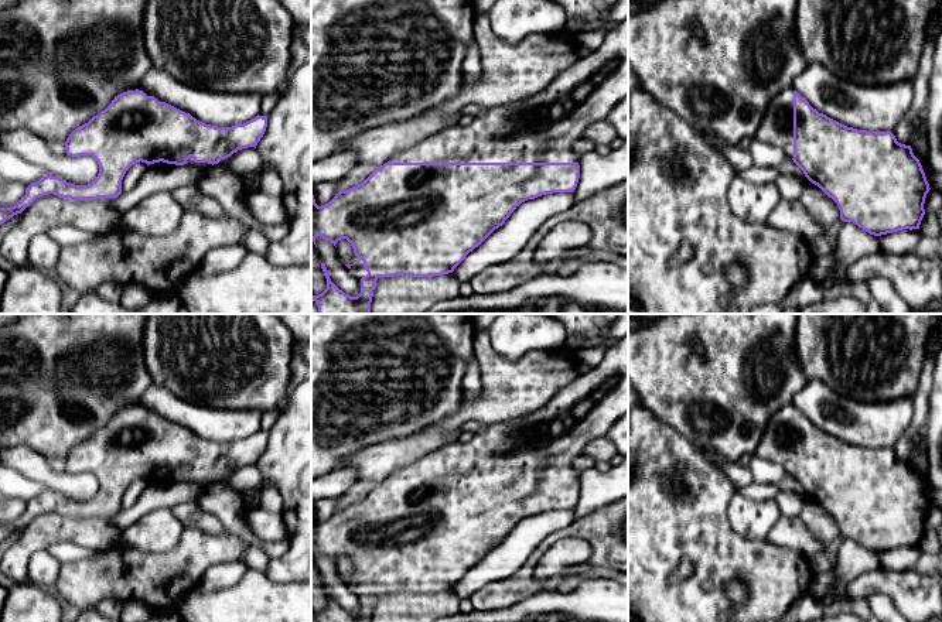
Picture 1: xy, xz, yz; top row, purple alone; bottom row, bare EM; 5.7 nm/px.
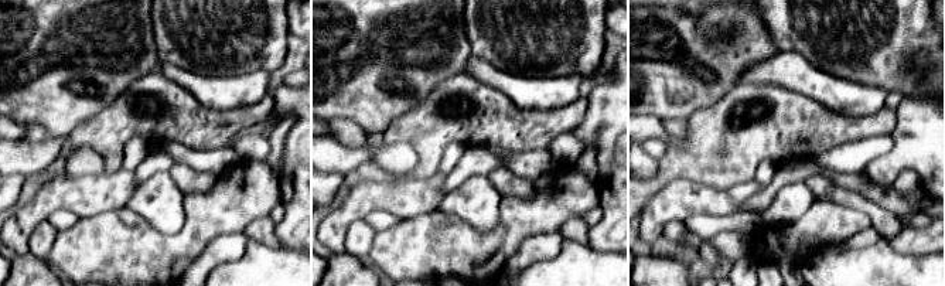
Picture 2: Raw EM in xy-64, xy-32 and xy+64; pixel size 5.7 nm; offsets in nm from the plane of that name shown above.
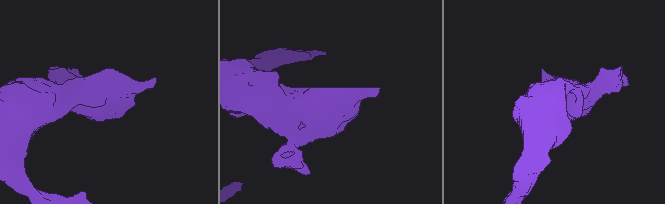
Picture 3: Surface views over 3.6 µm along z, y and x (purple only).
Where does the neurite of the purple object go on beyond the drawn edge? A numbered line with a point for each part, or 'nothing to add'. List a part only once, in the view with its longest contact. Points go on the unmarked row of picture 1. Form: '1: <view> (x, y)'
1: xz (541, 446)

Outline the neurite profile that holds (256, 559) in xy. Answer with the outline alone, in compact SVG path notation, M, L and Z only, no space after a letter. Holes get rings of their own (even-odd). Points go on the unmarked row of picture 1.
M255 544L255 548L246 551L242 560L249 570L259 570L262 573L266 573L270 557L259 544Z

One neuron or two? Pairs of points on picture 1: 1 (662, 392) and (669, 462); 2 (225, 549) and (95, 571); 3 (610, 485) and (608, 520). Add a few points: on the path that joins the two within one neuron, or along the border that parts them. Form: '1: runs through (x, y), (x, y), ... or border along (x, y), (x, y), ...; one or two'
1: border along (642, 402), (692, 443); two
2: runs through (193, 557), (178, 571), (164, 577), (128, 578); one
3: border along (613, 501), (580, 518); two

